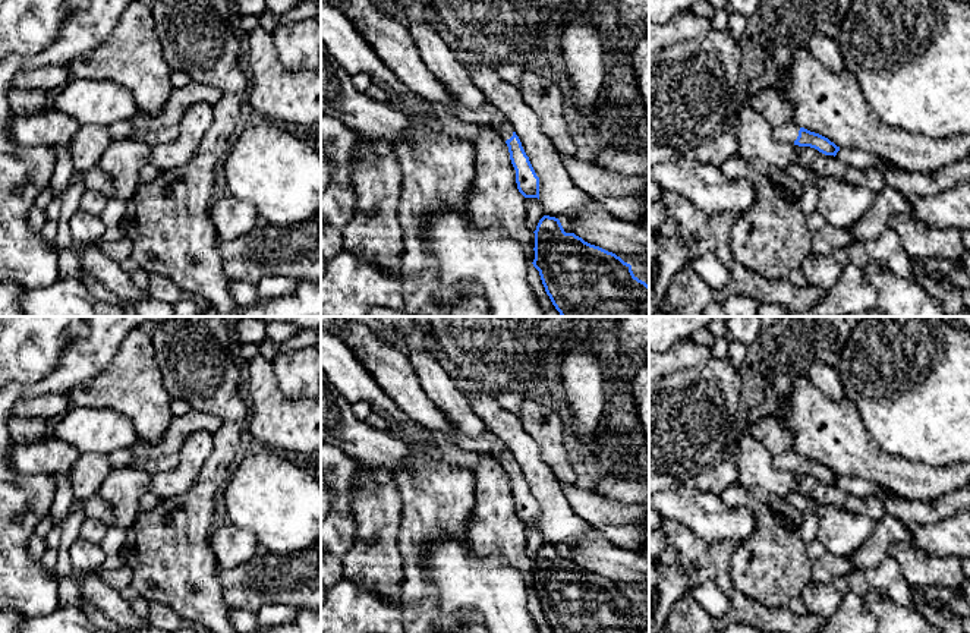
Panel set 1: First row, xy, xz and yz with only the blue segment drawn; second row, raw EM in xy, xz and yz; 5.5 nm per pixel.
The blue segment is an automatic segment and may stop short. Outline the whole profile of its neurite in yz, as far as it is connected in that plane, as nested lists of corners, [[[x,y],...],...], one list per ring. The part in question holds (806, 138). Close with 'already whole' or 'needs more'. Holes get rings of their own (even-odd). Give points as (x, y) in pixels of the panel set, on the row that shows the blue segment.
[[[791,120],[772,129],[772,138],[778,142],[790,142],[799,147],[810,147],[825,155],[837,155],[840,147],[831,142],[828,138],[810,132],[804,127],[799,127]]]; needs more

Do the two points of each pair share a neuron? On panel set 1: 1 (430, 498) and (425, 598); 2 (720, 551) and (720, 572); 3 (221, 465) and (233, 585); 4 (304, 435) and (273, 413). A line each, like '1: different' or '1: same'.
1: same
2: same
3: different
4: same

